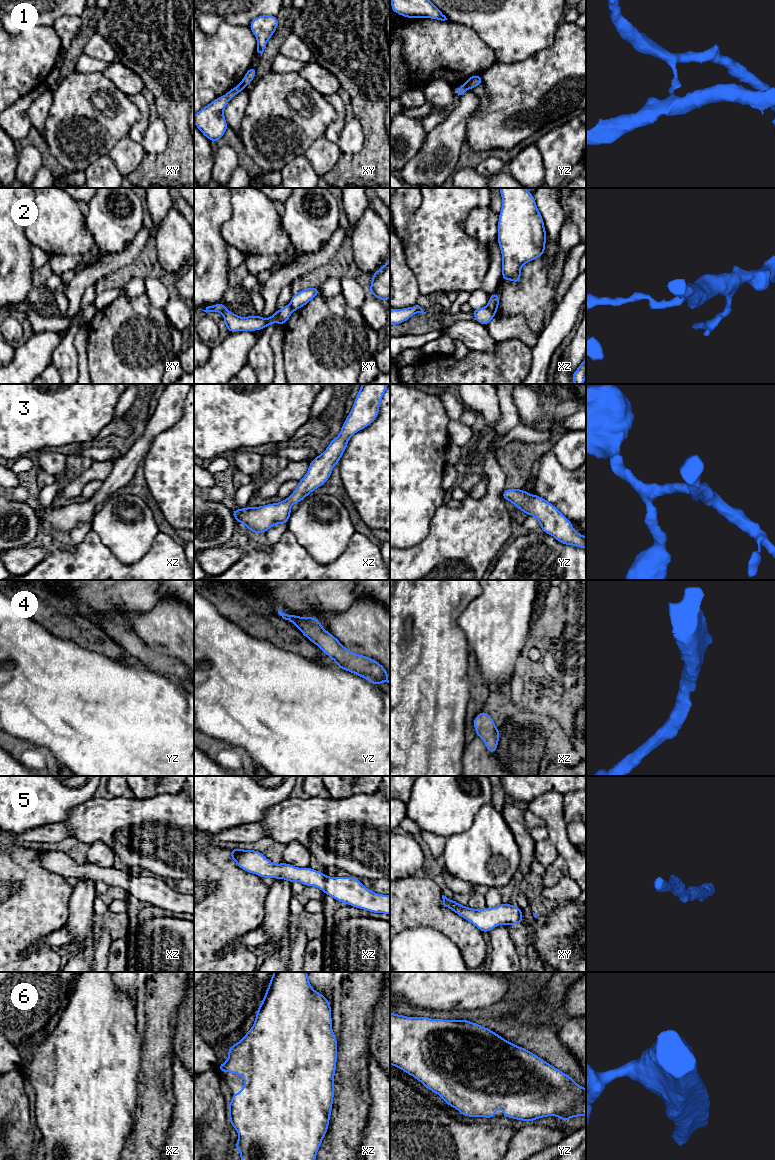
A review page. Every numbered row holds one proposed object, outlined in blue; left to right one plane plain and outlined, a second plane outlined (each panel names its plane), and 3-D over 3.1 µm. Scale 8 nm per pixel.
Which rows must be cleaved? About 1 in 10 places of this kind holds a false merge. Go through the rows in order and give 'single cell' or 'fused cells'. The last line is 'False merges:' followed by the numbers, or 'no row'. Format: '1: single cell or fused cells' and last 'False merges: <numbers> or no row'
1: fused cells
2: fused cells
3: single cell
4: single cell
5: single cell
6: single cell
False merges: 1, 2

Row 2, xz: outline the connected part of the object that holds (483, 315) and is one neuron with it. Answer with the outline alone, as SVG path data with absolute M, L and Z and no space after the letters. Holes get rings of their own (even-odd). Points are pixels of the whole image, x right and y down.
M482 307L471 312L477 323L487 326L489 322L495 317L487 307Z

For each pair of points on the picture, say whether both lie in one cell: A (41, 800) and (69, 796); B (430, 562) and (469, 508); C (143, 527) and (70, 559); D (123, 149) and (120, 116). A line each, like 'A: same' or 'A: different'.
A: same
B: same
C: different
D: different

